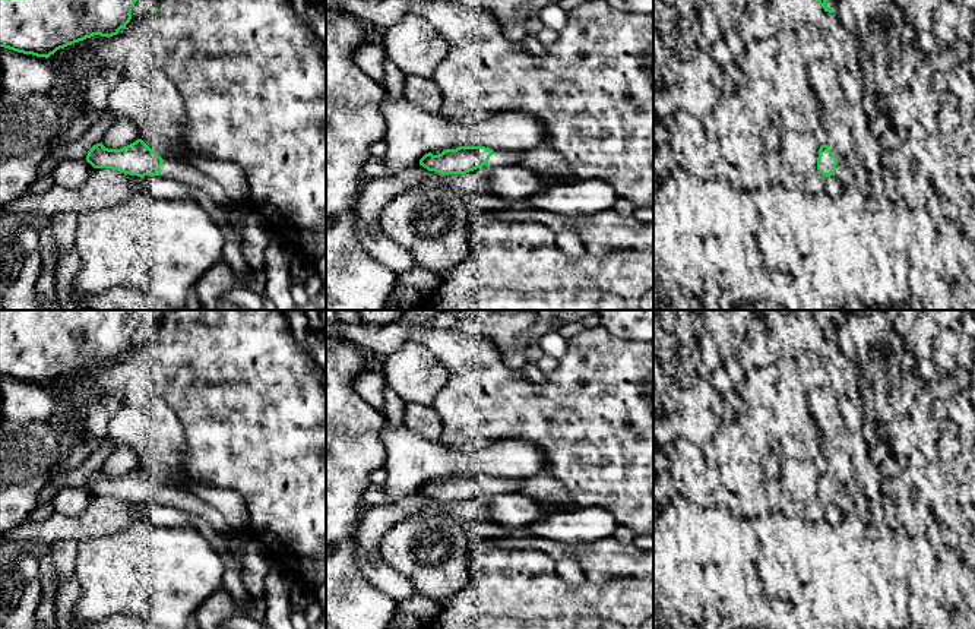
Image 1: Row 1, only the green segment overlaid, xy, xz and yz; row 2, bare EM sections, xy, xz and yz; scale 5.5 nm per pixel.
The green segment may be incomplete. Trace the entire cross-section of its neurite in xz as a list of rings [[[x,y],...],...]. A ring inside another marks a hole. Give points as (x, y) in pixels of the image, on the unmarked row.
[[[459,474],[456,477],[446,477],[439,483],[428,480],[420,487],[420,493],[441,503],[466,502],[482,493],[520,493],[520,486],[517,478]]]

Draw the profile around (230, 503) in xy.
[[[183,477],[180,487],[191,491],[200,500],[216,509],[232,530],[249,532],[250,515],[240,493],[231,489],[209,486],[191,477]]]

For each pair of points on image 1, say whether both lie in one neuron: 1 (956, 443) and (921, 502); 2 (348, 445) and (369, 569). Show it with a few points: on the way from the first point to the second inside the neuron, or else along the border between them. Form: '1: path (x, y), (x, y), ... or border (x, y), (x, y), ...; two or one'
1: path (956, 458), (956, 467), (936, 487); one
2: border (354, 543), (360, 571), (373, 585); two

